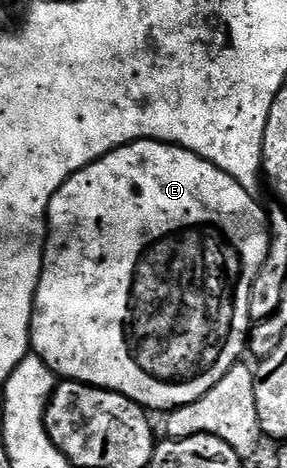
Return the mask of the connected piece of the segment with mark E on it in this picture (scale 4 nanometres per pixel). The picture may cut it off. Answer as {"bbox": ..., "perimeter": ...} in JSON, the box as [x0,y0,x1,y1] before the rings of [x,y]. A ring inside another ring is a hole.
{"bbox":[31,139,271,413],"perimeter":[[[142,139],[124,147],[118,147],[110,151],[105,157],[85,165],[85,169],[73,173],[73,177],[69,177],[69,181],[65,181],[65,185],[61,185],[61,189],[57,189],[57,193],[53,193],[53,197],[49,201],[49,209],[47,210],[47,249],[43,253],[43,276],[39,282],[39,292],[35,294],[35,312],[31,318],[31,351],[42,358],[44,363],[55,372],[60,380],[73,383],[87,383],[91,387],[100,387],[106,391],[116,391],[125,397],[129,397],[133,402],[139,403],[151,413],[156,413],[155,411],[170,413],[177,407],[184,407],[193,401],[197,401],[197,397],[205,397],[205,393],[209,393],[209,389],[213,389],[213,385],[217,385],[217,381],[221,381],[221,377],[225,377],[225,373],[229,373],[232,365],[244,358],[243,351],[245,355],[245,348],[249,343],[249,336],[253,326],[253,320],[249,313],[253,285],[257,281],[259,270],[265,265],[267,255],[271,252],[269,215],[265,207],[263,211],[262,205],[258,203],[259,201],[256,196],[250,195],[237,180],[229,177],[229,173],[217,169],[197,153],[172,143],[162,143],[156,139]]]}

